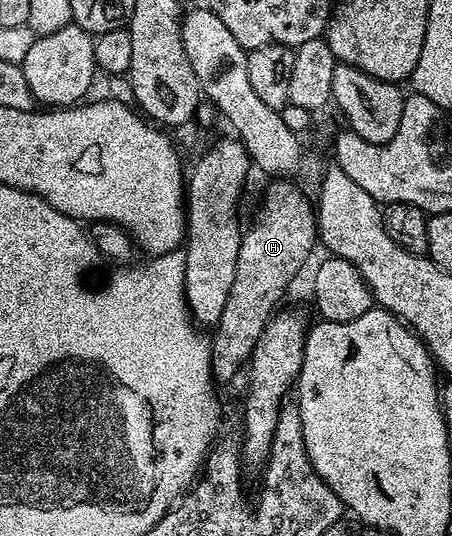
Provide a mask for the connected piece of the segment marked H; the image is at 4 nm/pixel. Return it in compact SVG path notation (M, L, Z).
M272 180L268 186L268 191L264 194L264 203L260 206L260 211L256 214L256 223L253 224L252 230L245 229L240 235L240 247L238 248L238 268L234 272L234 284L230 287L230 296L226 296L226 308L222 308L222 316L216 321L214 329L210 334L212 344L212 377L217 383L228 382L236 373L245 369L246 363L251 359L254 348L258 344L258 336L262 336L262 328L266 328L266 324L277 313L278 305L276 301L283 296L288 290L288 285L296 278L296 273L303 268L308 262L308 257L312 254L312 249L318 246L318 235L316 233L316 211L314 202L311 197L308 198L292 183L292 180Z

